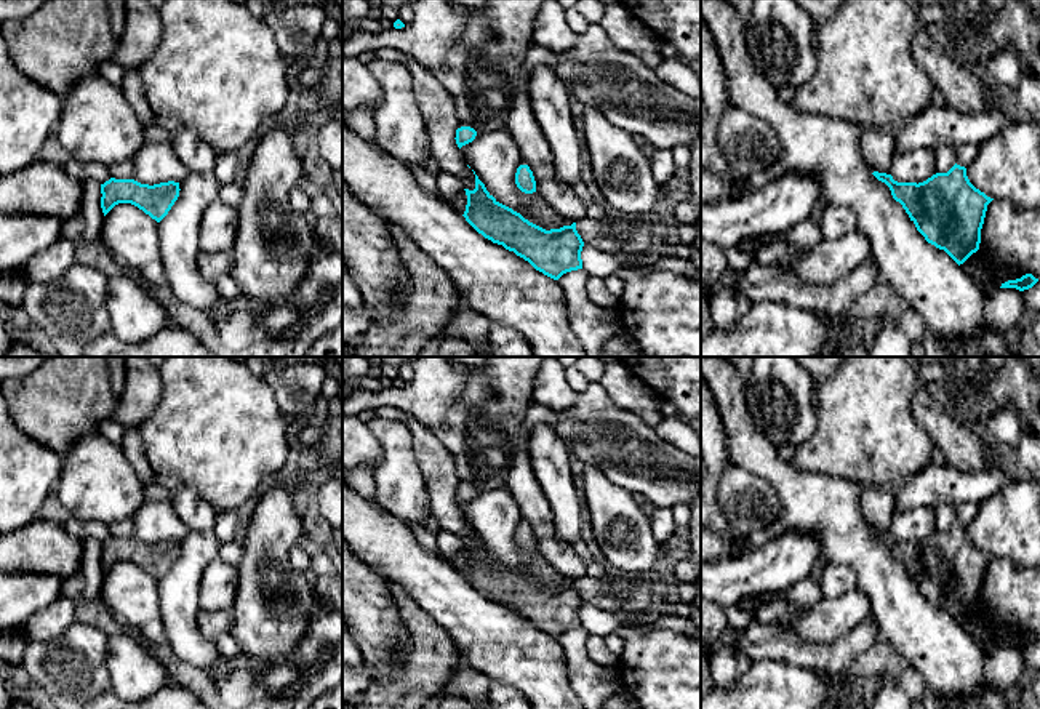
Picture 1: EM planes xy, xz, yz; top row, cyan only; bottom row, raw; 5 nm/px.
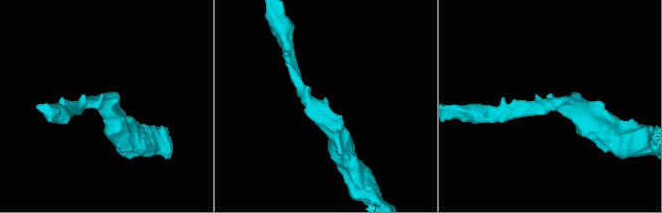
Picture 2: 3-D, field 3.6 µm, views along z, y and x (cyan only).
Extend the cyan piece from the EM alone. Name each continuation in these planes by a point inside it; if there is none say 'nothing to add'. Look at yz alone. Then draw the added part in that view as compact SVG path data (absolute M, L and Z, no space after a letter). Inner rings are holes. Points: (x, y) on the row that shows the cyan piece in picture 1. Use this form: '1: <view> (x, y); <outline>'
nothing to add

